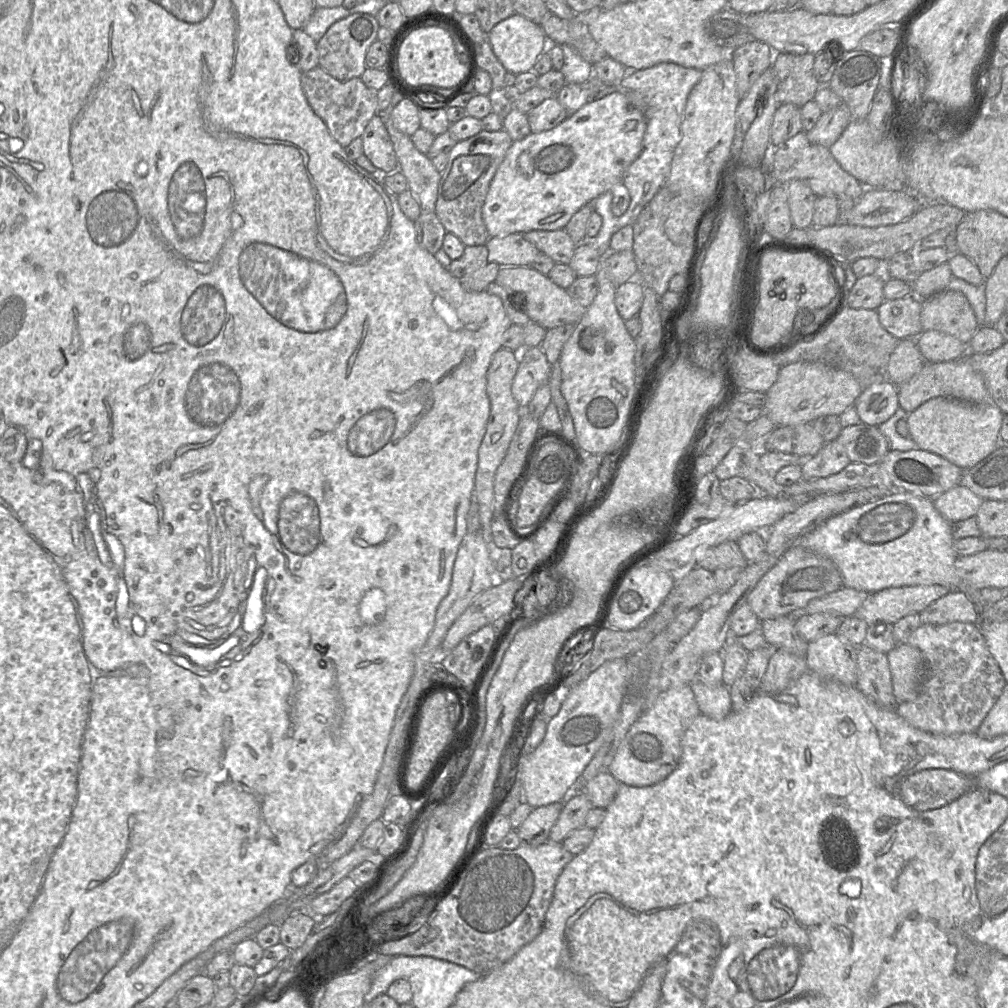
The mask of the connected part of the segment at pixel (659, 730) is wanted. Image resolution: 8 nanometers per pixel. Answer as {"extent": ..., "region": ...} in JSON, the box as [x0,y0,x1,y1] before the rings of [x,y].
{"extent":[608,685,699,787],"region":[[[690,685],[673,687],[660,693],[653,705],[642,712],[629,728],[608,772],[619,783],[635,787],[651,786],[663,781],[679,765],[682,738],[699,714],[699,706]]]}

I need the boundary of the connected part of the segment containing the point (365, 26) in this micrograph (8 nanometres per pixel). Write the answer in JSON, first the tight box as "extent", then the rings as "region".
{"extent":[317,13,379,81],"region":[[[355,13],[335,22],[317,42],[319,66],[339,81],[360,78],[366,69],[366,54],[377,40],[379,27],[374,16],[364,13]]]}

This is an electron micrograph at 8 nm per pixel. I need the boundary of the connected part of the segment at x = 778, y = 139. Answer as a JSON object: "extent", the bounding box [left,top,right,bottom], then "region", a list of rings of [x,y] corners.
{"extent":[770,104,803,149],"region":[[[779,104],[770,128],[771,149],[780,146],[801,131],[803,128],[800,108],[793,104]]]}

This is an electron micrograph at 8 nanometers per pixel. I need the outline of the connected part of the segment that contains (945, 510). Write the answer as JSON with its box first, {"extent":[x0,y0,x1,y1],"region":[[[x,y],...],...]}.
{"extent":[933,484,983,523],"region":[[[961,484],[933,498],[936,510],[950,523],[974,517],[983,501]]]}

